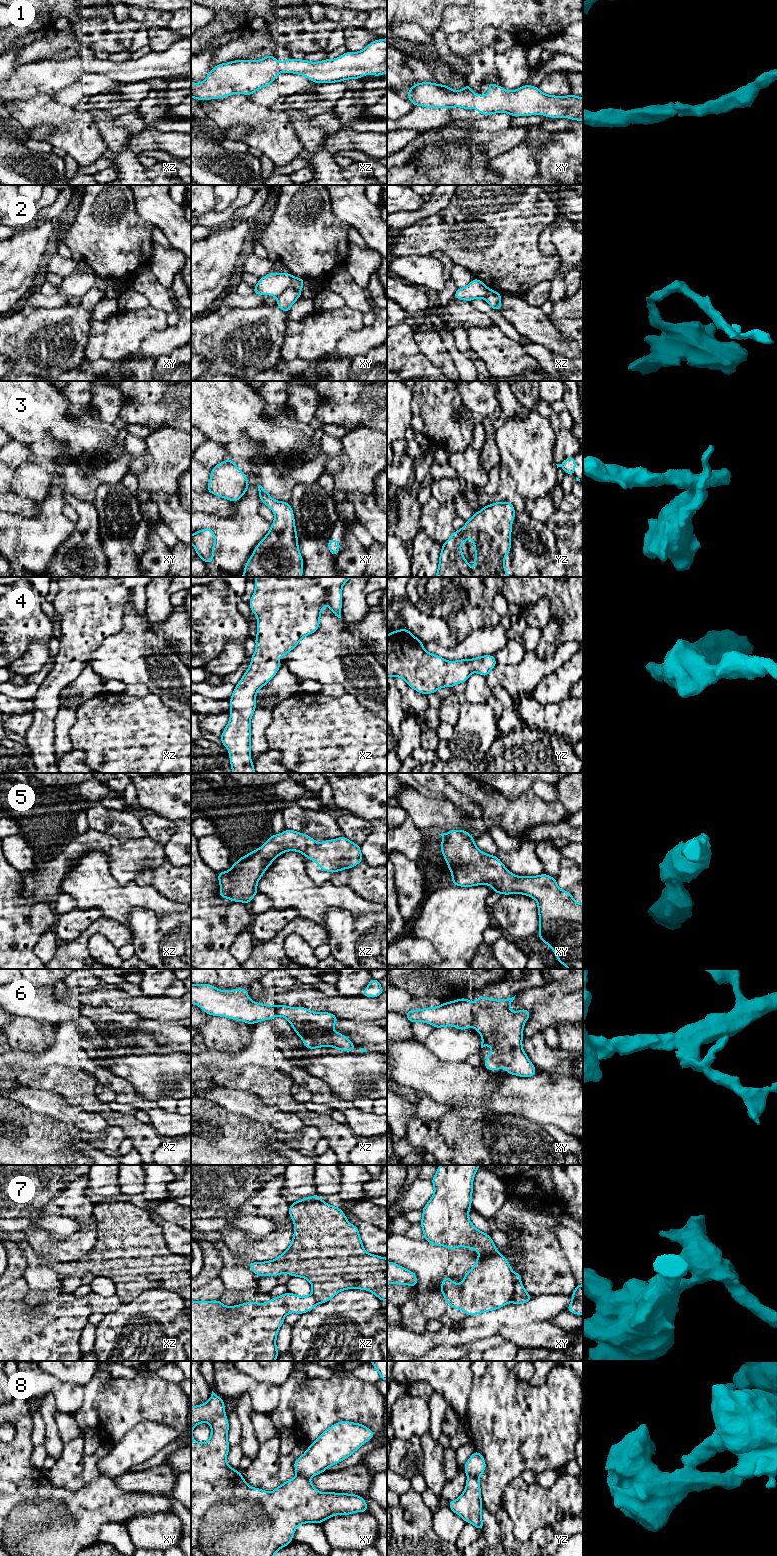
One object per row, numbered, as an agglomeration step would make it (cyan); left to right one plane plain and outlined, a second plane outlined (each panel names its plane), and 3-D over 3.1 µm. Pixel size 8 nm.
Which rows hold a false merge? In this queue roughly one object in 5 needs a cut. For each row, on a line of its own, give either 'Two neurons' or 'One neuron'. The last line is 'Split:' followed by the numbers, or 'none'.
1: One neuron
2: Two neurons
3: One neuron
4: One neuron
5: One neuron
6: One neuron
7: Two neurons
8: Two neurons
Split: 2, 7, 8

